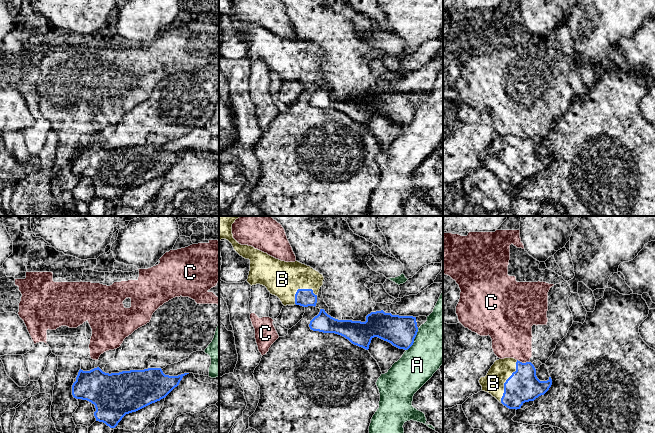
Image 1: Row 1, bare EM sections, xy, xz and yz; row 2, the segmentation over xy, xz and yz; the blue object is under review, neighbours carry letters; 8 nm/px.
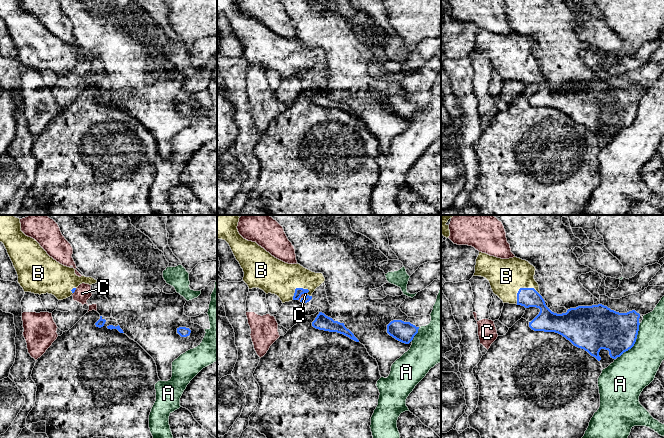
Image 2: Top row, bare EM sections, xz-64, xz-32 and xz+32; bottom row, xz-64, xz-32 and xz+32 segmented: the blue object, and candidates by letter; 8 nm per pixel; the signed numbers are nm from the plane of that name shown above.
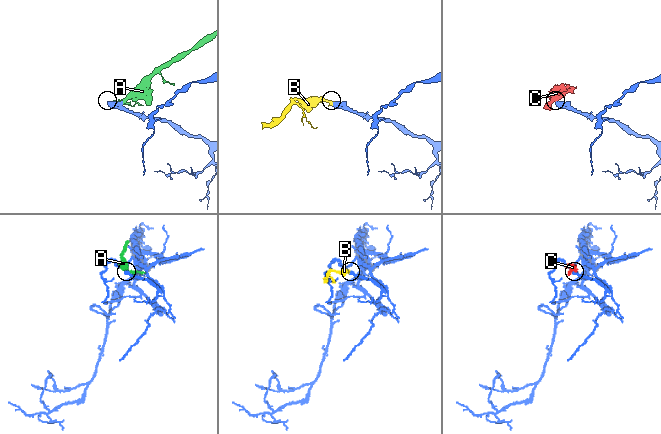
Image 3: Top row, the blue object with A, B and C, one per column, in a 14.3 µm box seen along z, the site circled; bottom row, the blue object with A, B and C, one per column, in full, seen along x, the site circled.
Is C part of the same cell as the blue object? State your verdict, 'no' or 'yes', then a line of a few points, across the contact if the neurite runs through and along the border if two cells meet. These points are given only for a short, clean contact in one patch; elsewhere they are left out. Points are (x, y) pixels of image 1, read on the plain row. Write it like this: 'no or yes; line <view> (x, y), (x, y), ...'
no; line yz (517, 135), (522, 138), (529, 138)

